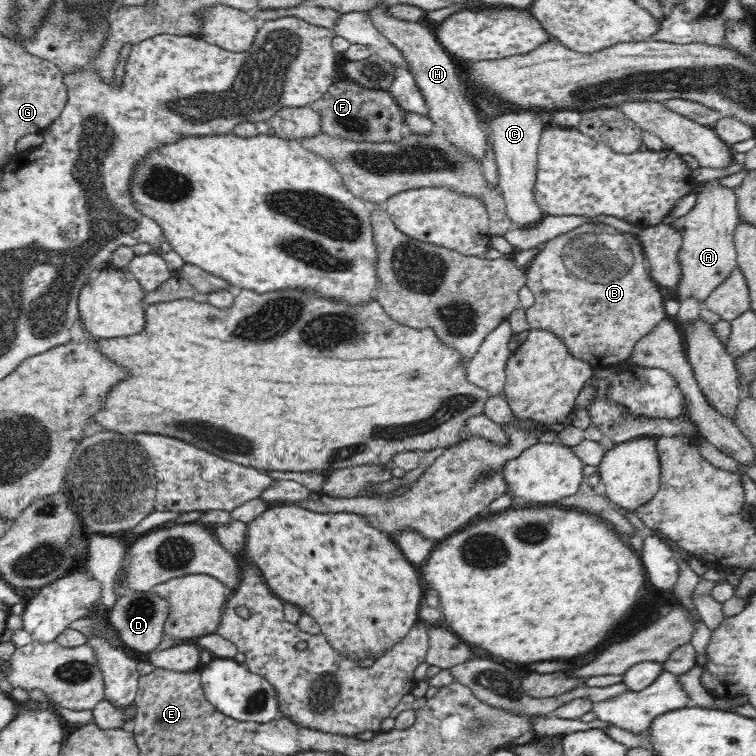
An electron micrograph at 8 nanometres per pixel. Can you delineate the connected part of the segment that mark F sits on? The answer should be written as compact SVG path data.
M339 77L328 92L308 105L320 115L322 131L346 140L394 144L406 135L401 108L388 90L364 87Z

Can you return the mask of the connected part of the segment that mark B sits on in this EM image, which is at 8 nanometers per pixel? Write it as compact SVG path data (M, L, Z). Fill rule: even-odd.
M584 224L581 228L572 230L566 234L560 234L556 238L549 240L540 250L540 252L531 259L532 264L527 271L527 287L533 292L535 296L534 304L526 308L526 317L529 322L529 328L534 330L547 330L556 335L566 347L566 351L574 358L578 358L587 362L593 369L600 369L606 367L609 362L613 362L617 367L626 360L632 358L632 354L636 351L636 346L650 334L652 330L656 330L656 326L667 318L664 308L664 298L660 294L658 284L652 281L649 274L649 268L643 255L643 249L634 233L628 235L621 233L620 230L613 229L610 225L604 224Z

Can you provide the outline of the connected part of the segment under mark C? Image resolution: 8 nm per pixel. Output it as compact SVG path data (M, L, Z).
M538 109L514 111L487 121L491 133L491 148L495 153L499 172L498 191L506 204L508 219L516 229L535 228L546 217L535 195L539 142L543 130L541 113Z

